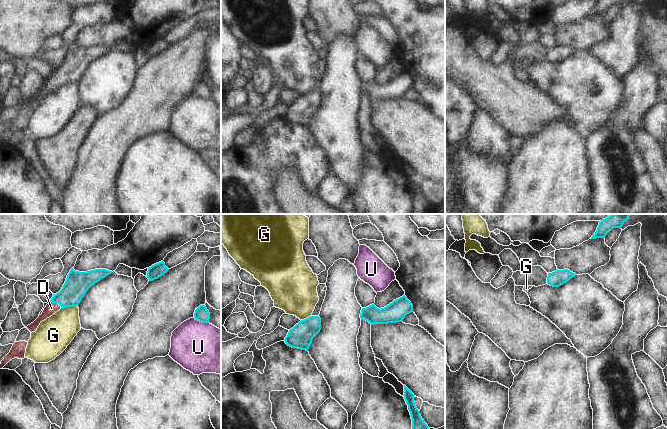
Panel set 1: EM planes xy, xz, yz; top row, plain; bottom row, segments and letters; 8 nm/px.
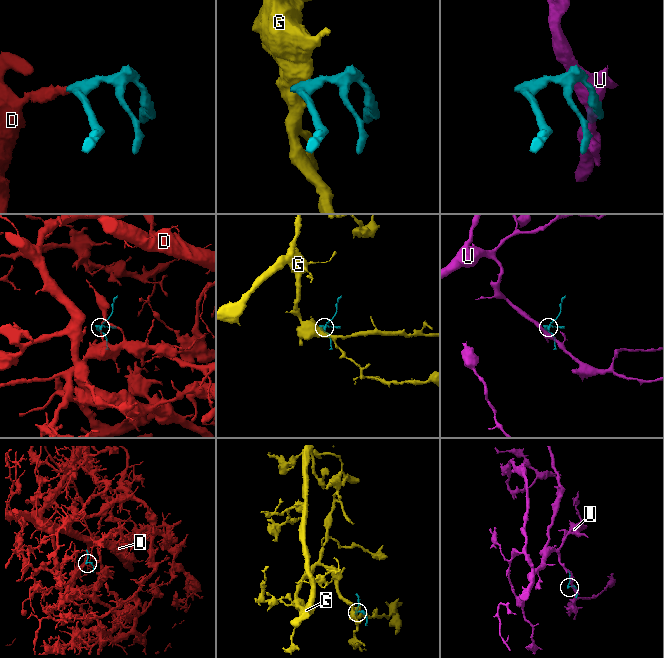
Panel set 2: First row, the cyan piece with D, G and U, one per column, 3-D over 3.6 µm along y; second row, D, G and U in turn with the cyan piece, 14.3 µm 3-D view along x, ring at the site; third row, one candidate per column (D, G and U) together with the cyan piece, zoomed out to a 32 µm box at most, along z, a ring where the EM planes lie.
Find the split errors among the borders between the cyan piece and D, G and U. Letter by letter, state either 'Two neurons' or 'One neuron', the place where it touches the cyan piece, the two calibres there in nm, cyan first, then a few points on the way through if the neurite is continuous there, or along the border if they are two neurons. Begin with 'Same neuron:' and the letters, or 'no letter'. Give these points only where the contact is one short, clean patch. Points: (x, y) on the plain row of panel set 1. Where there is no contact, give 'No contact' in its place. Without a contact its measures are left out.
Same neuron: D
D: One neuron. Touches cyan at xy (56, 78). Thickness 190 nm (cyan) against 100 nm. Path across: xy (77, 59), (56, 78), (51, 84)
G: Two neurons. Touches cyan at xy (68, 82). Thickness 190 nm (cyan) against 280 nm. Boundary: xy (76, 81), (61, 85)
U: Two neurons. Touches cyan at xy (201, 97). Thickness 120 nm (cyan) against 400 nm.

